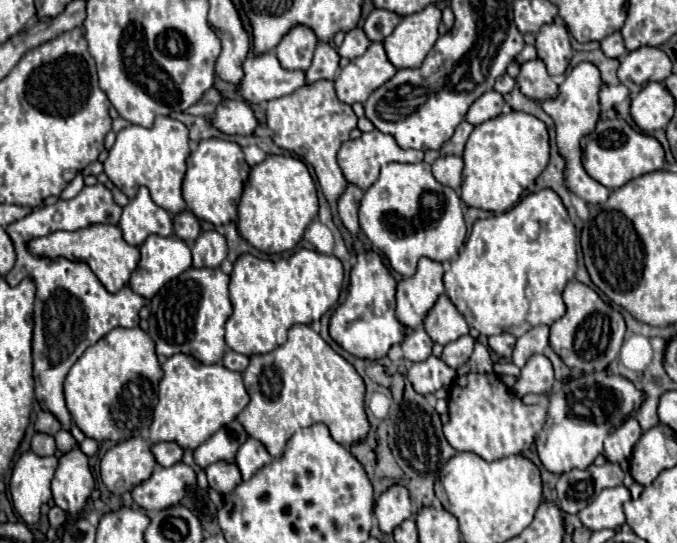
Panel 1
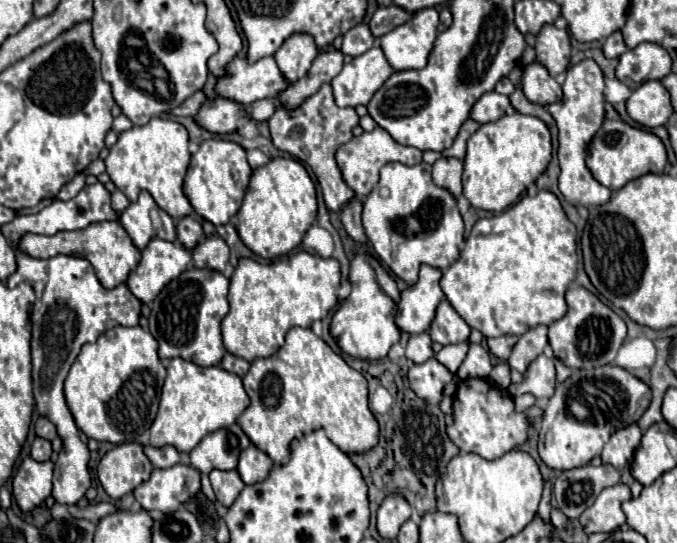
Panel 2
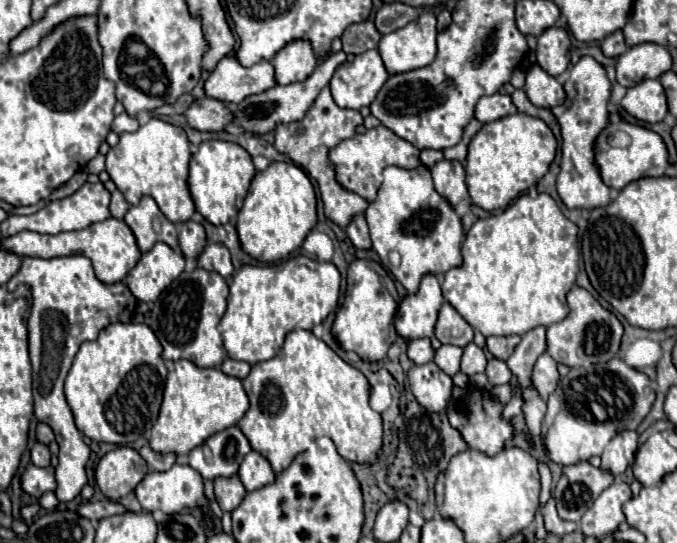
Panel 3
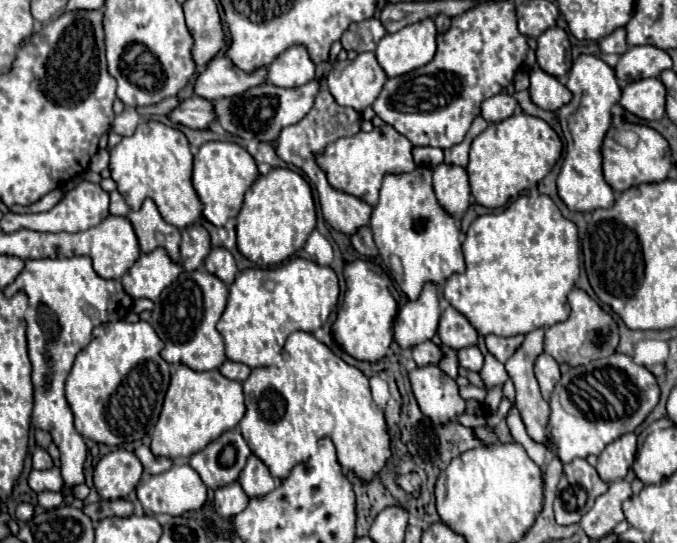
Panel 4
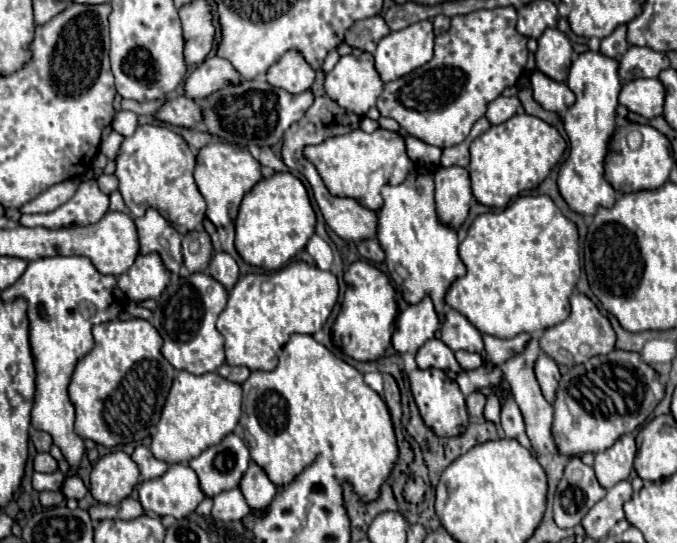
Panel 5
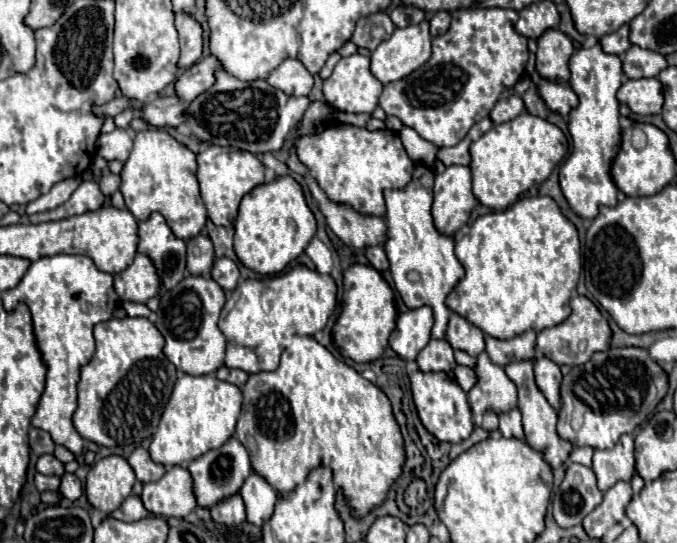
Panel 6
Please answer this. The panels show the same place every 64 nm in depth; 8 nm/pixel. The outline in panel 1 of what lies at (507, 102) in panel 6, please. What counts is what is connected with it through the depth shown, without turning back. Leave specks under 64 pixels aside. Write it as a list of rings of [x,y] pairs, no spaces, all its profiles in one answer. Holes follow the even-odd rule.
[[[490,90],[486,94],[482,94],[478,100],[472,102],[472,106],[468,108],[468,114],[466,114],[466,120],[470,124],[482,124],[490,118],[496,118],[500,112],[502,112],[502,106],[504,106],[504,98],[502,94],[498,94],[496,90]]]

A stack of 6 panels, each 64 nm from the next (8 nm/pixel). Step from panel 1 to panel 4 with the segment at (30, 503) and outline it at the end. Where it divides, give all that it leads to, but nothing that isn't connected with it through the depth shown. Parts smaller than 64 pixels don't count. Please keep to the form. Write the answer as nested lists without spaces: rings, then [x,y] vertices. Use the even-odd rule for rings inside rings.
[[[50,468],[50,470],[32,470],[28,476],[28,486],[36,492],[44,492],[44,490],[52,490],[52,492],[60,492],[62,488],[62,476],[58,468]]]

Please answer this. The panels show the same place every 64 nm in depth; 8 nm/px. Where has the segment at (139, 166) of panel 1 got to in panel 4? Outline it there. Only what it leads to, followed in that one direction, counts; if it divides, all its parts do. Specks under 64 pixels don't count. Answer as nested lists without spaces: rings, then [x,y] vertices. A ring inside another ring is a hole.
[[[156,120],[140,124],[132,136],[124,136],[120,144],[110,150],[108,168],[112,180],[118,184],[118,192],[132,210],[140,210],[142,202],[152,198],[162,218],[176,228],[192,224],[202,212],[200,200],[192,188],[192,152],[184,132],[178,128]]]

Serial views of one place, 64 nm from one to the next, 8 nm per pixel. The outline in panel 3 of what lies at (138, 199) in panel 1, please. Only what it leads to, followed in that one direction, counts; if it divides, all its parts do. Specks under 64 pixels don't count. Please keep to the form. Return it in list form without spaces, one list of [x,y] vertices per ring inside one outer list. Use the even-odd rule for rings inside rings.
[[[144,196],[140,204],[130,206],[124,222],[132,230],[142,252],[148,252],[148,248],[152,248],[156,242],[166,242],[168,246],[178,248],[176,226],[160,212],[158,204],[150,196]]]

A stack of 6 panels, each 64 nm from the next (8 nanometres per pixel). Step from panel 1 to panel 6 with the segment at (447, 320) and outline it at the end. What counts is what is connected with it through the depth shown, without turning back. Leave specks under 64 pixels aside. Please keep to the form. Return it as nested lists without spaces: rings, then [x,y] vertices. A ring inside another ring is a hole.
[[[456,312],[450,314],[444,338],[454,350],[464,350],[470,356],[478,356],[484,350],[484,332],[480,332],[480,328],[476,328]]]

